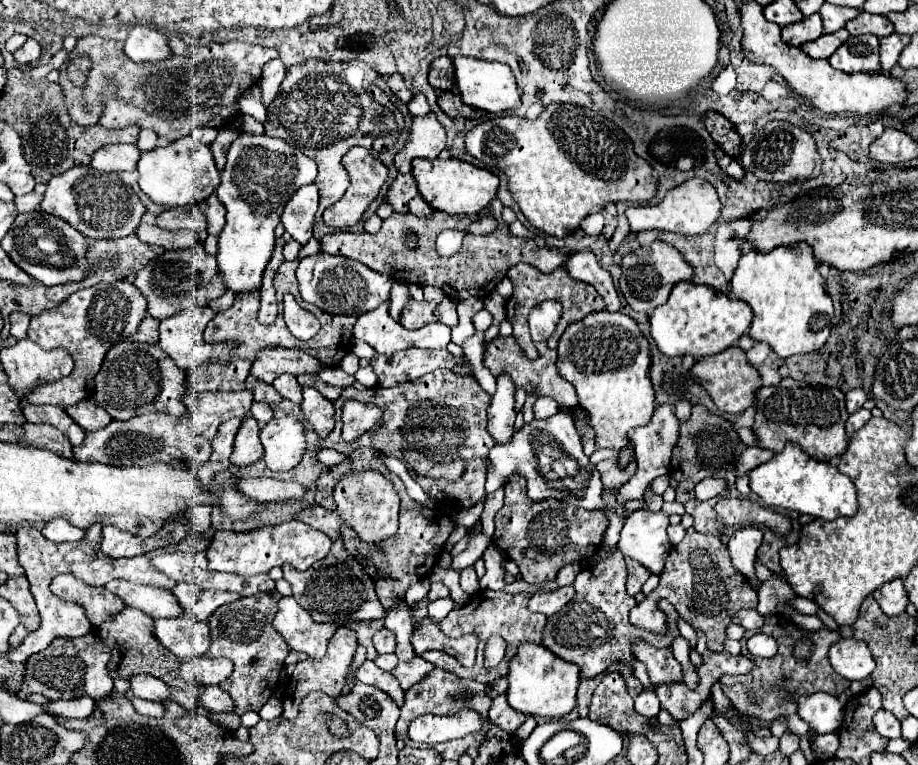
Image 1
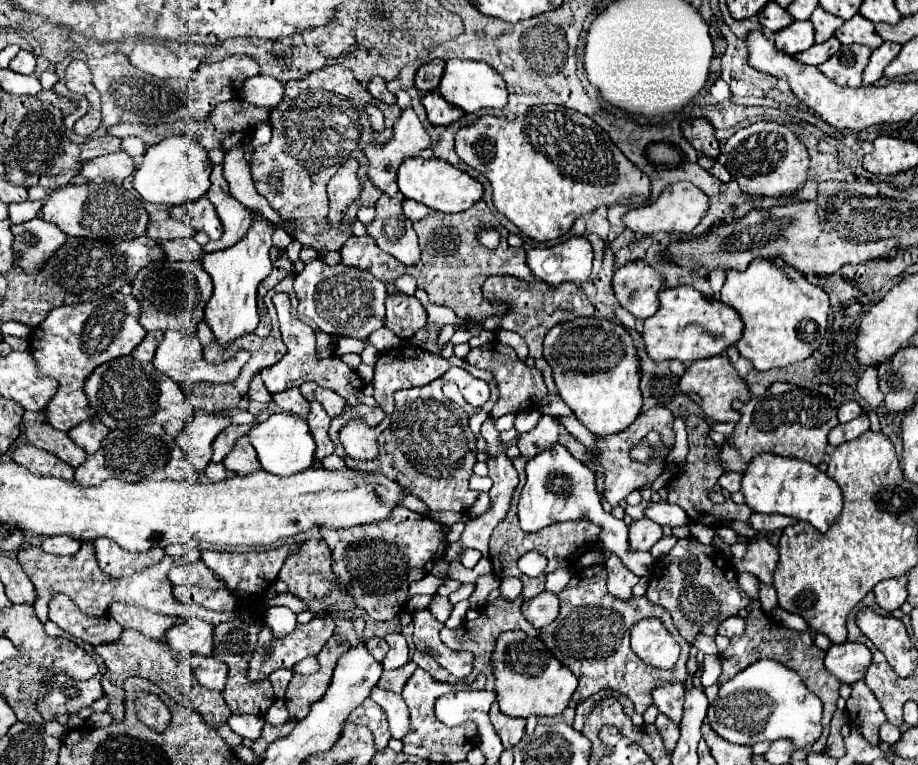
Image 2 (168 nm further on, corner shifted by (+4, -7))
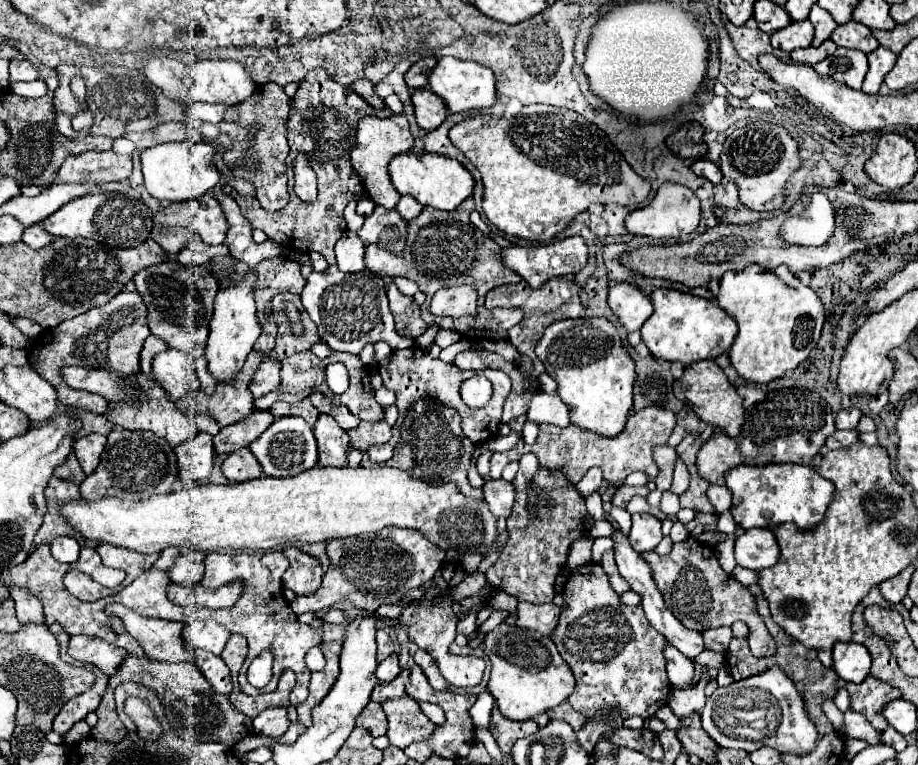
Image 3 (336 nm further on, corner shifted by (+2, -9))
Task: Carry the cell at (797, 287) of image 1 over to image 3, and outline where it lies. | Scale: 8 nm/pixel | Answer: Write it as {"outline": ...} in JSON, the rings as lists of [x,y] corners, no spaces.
{"outline":[[[750,265],[744,273],[724,273],[716,299],[738,323],[738,337],[728,351],[730,361],[738,375],[752,383],[770,383],[806,361],[826,319],[824,305],[810,287],[792,289],[760,265]]]}

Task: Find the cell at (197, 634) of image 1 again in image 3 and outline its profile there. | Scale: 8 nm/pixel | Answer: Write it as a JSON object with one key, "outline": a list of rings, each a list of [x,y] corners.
{"outline":[[[212,619],[192,621],[184,627],[184,639],[192,649],[204,649],[214,655],[222,653],[228,637],[230,631]]]}

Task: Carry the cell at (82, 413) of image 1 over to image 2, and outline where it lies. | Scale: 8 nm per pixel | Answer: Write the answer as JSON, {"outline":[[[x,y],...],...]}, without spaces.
{"outline":[[[94,417],[94,419],[82,421],[82,423],[76,425],[74,429],[70,429],[68,435],[70,435],[70,439],[72,439],[76,445],[84,447],[84,451],[86,451],[88,455],[92,455],[94,451],[98,451],[100,441],[108,435],[108,427],[106,427],[98,417]]]}

